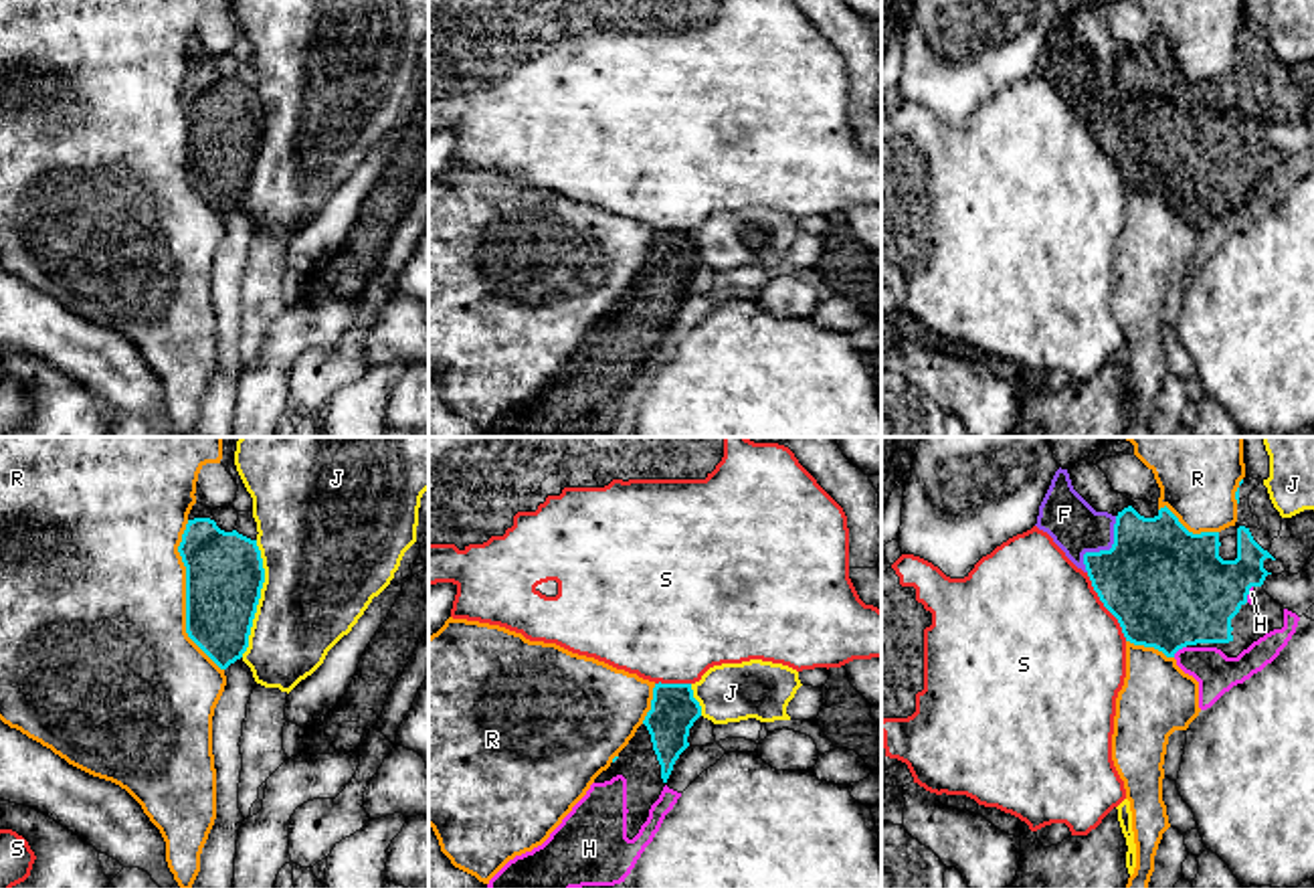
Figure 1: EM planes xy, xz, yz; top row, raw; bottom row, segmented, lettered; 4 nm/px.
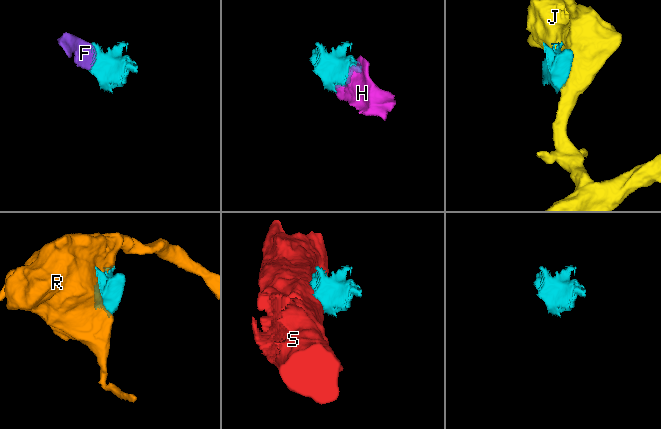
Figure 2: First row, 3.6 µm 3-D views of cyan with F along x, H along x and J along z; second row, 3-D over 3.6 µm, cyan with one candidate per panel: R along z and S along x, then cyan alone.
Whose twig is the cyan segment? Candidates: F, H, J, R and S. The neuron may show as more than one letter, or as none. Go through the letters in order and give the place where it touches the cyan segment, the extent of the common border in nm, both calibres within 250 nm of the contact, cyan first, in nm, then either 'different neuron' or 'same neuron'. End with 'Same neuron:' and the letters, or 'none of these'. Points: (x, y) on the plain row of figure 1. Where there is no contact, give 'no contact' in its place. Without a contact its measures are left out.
F: meets cyan in yz at (1104, 98); contact 260 nm long; 460 nm thick on the cyan side, 200 nm on the other; same neuron
H: meets cyan in yz at (1179, 195); contact 70 nm long; 480 nm thick on the cyan side, 160 nm on the other; same neuron
J: meets cyan in xy at (259, 144); contact 460 nm long; 300 nm thick on the cyan side, 440 nm on the other; different neuron
R: meets cyan in xy at (186, 142); contact 600 nm long; 300 nm thick on the cyan side, 500 nm on the other; different neuron
S: meets cyan in yz at (1104, 152); contact 320 nm long; 460 nm thick on the cyan side, 500 nm on the other; different neuron
Same neuron: F, H

